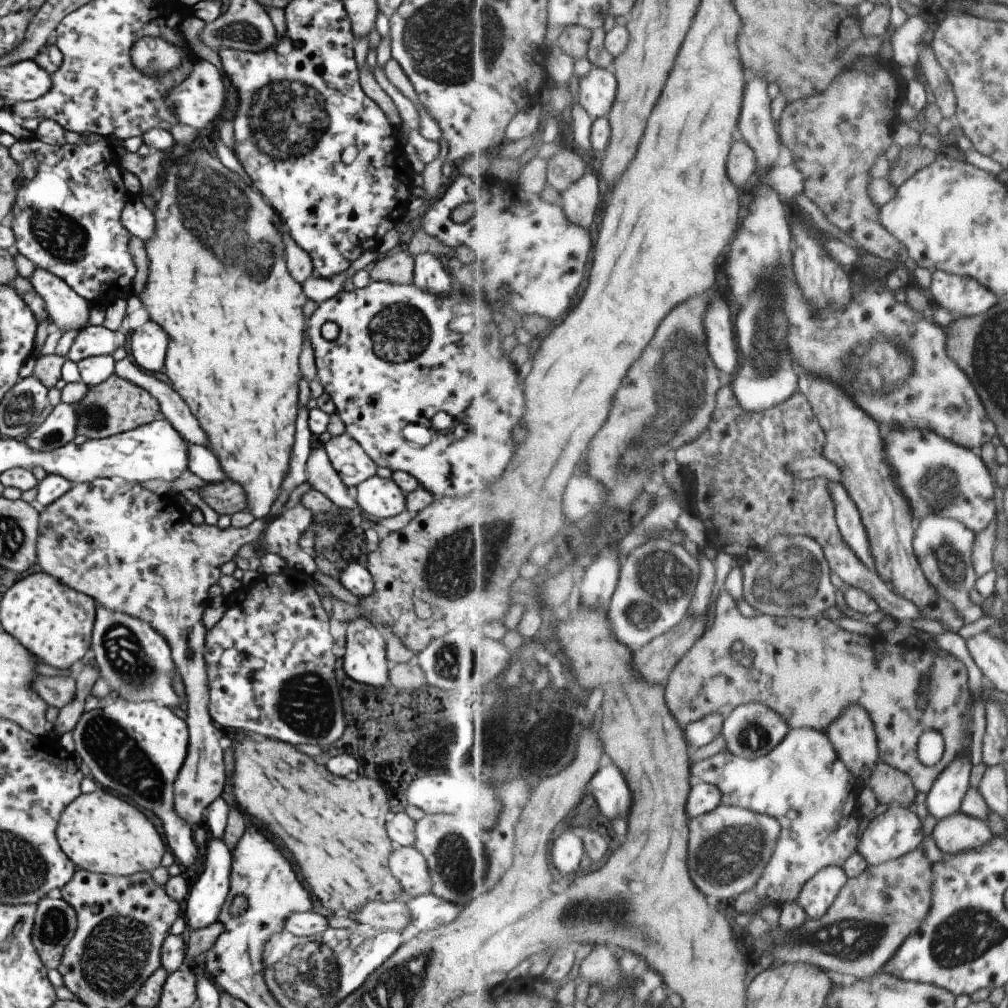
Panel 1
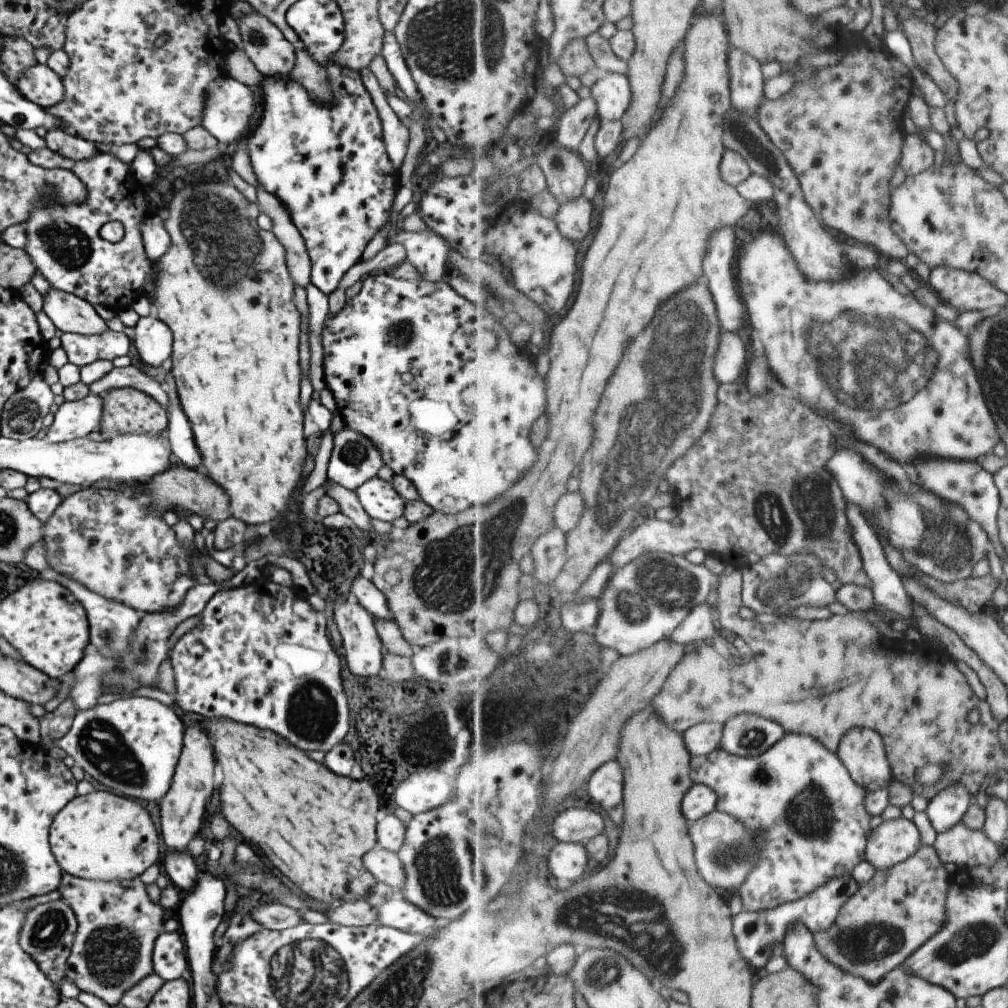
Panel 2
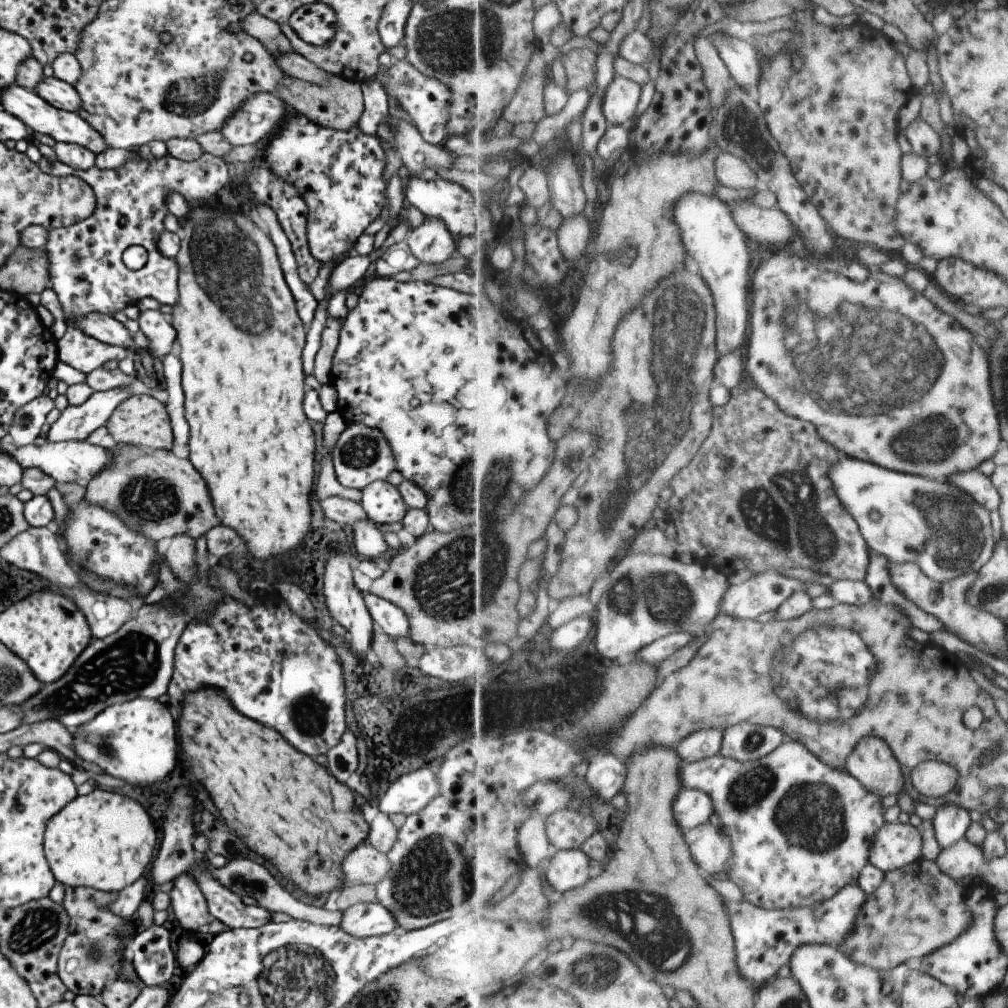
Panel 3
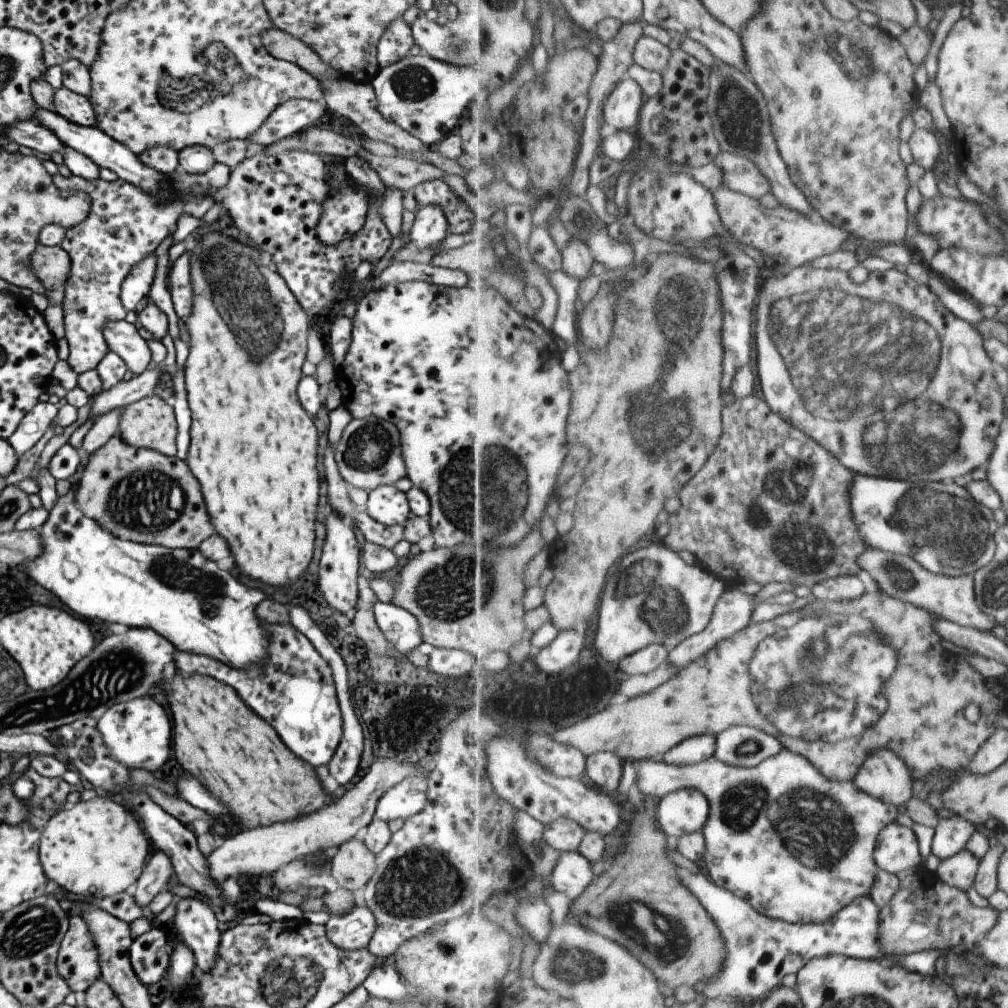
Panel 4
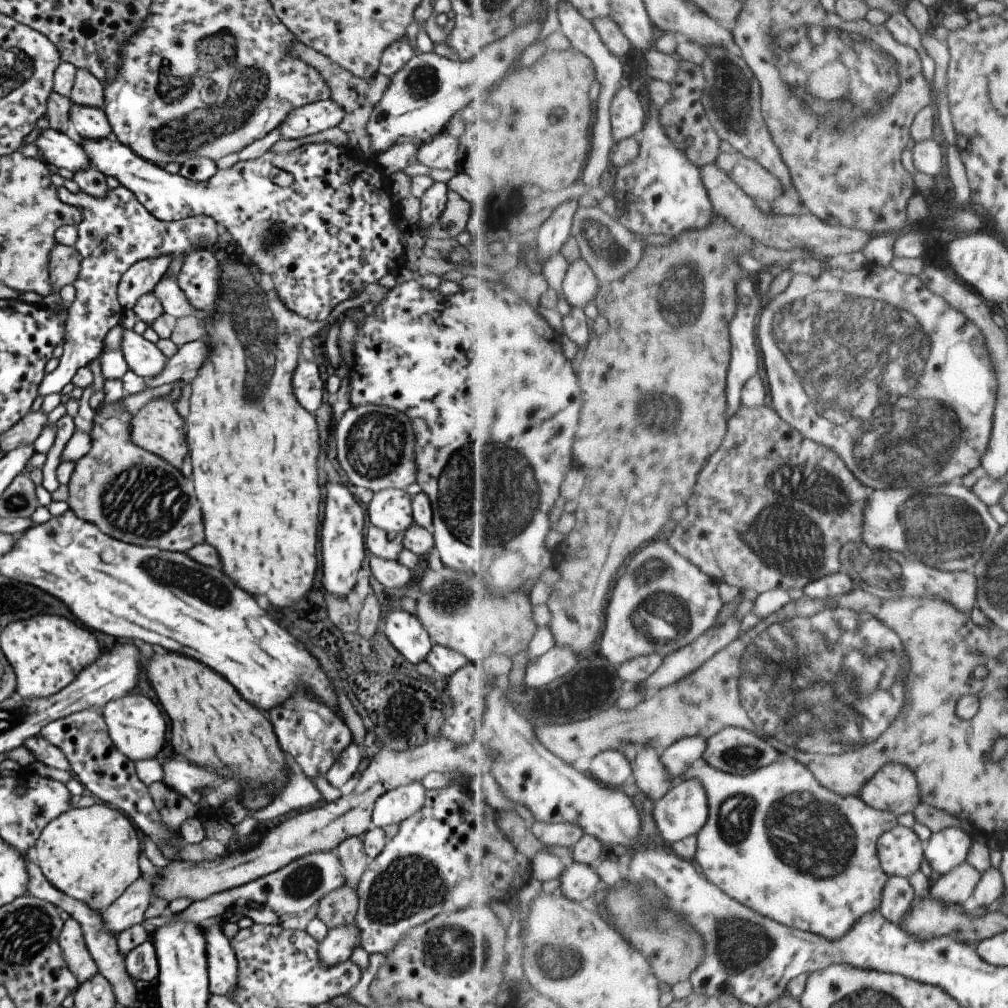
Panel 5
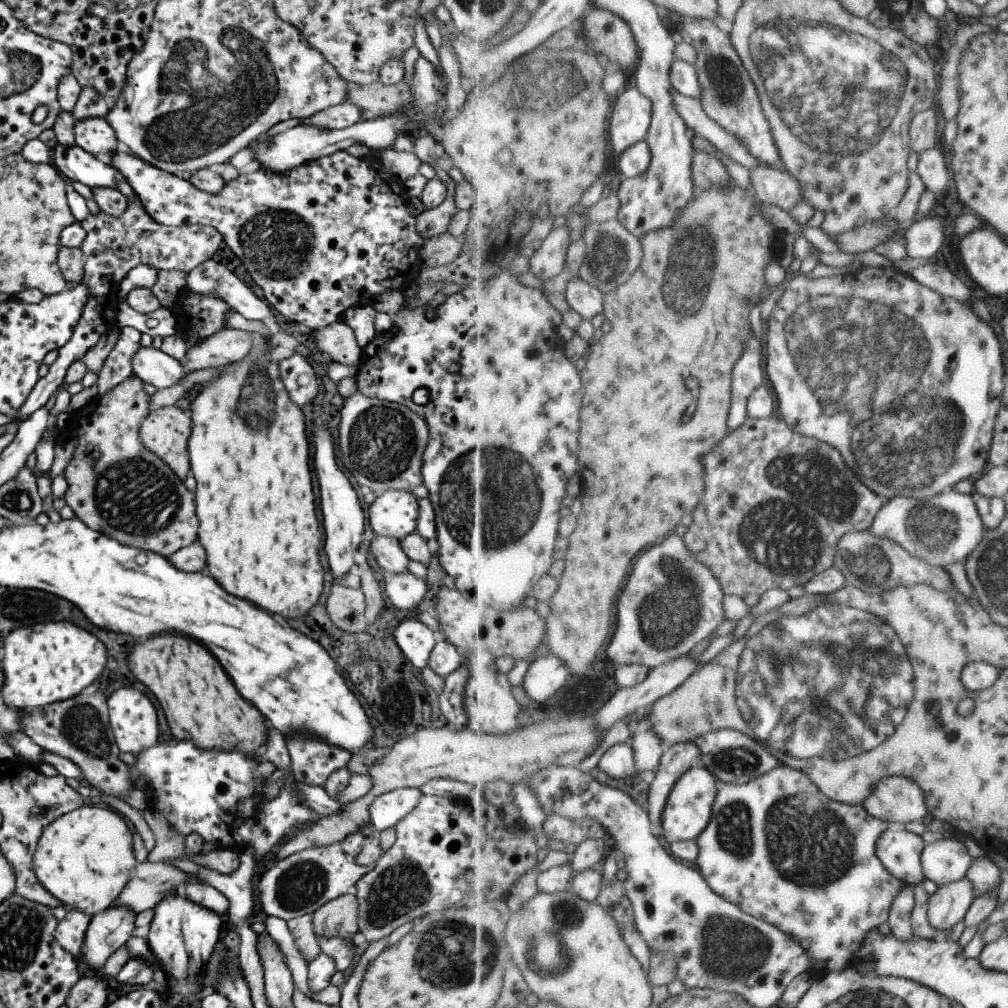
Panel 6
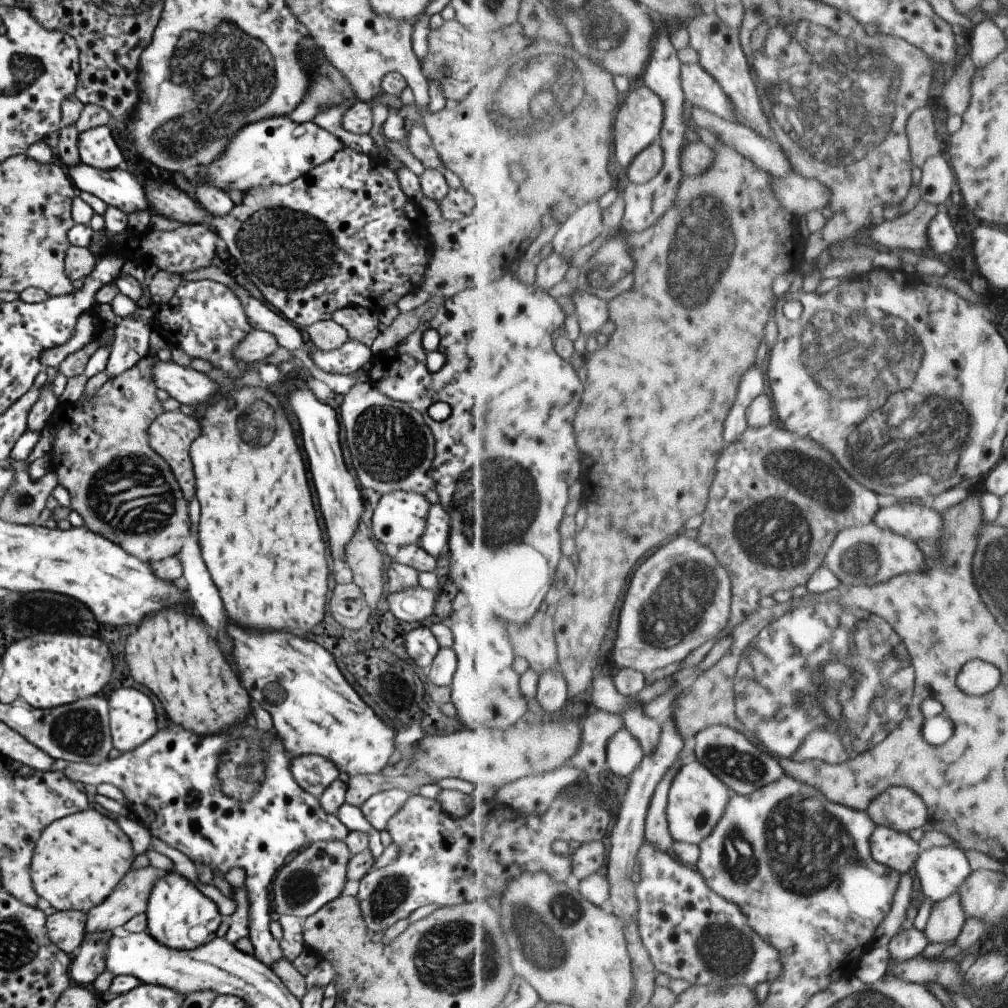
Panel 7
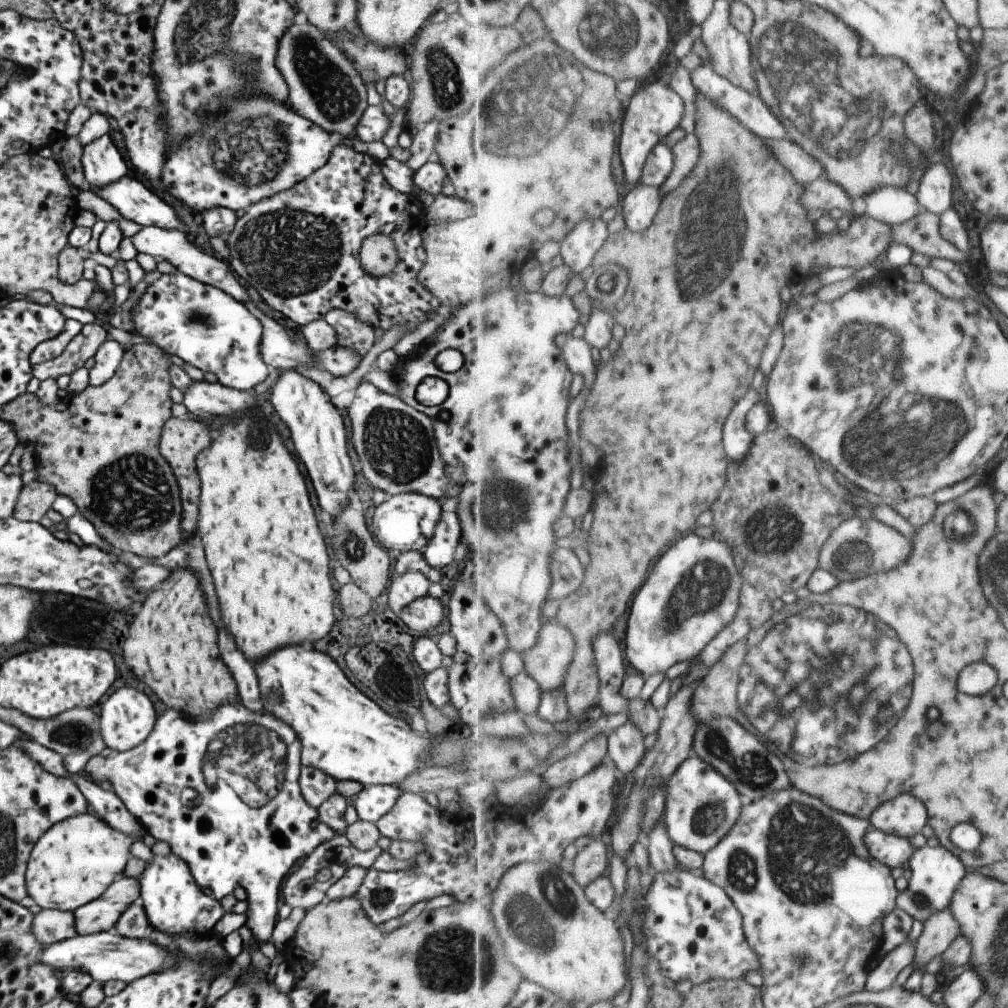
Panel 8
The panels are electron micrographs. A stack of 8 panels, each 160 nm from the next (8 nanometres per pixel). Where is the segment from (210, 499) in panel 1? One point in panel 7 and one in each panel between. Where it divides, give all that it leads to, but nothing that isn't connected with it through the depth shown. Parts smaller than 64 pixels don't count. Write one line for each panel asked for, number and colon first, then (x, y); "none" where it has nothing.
2: (181, 490)
3: (156, 494)
4: (144, 497)
5: (134, 496)
6: (113, 483)
7: (116, 482)

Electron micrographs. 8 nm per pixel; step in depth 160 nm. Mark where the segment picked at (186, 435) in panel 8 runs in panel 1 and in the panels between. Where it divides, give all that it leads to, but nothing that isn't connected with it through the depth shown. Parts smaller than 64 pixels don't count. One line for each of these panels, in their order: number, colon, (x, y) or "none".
1: (115, 406)
2: (125, 411)
3: (141, 421)
4: (149, 425)
5: (155, 427)
6: (164, 431)
7: (170, 434)

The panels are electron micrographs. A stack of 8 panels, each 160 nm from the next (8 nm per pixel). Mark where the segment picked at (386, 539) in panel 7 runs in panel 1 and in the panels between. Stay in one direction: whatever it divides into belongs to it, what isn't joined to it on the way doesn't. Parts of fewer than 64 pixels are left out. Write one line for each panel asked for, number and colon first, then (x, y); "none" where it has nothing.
1: (379, 497)
2: (379, 501)
3: (381, 502)
4: (386, 505)
5: (389, 509)
6: (393, 513)

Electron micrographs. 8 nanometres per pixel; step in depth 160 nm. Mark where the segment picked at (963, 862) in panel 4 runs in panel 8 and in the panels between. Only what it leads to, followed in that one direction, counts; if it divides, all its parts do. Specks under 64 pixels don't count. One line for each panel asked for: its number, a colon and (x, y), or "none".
5: (955, 887)
6: (949, 904)
7: (946, 921)
8: (940, 931)

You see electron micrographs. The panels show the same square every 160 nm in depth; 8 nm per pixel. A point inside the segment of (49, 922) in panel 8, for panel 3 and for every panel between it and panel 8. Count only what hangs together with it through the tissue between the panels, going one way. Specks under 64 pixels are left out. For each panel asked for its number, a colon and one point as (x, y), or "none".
3: (88, 959)
4: (76, 961)
5: (78, 961)
6: (69, 932)
7: (65, 929)

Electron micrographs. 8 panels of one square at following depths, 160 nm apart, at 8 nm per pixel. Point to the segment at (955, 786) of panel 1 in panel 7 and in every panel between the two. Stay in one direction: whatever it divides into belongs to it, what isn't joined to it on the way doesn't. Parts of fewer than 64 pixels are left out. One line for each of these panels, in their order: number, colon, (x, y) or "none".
2: (945, 811)
3: (951, 823)
4: (953, 835)
5: (945, 850)
6: (945, 861)
7: (941, 871)

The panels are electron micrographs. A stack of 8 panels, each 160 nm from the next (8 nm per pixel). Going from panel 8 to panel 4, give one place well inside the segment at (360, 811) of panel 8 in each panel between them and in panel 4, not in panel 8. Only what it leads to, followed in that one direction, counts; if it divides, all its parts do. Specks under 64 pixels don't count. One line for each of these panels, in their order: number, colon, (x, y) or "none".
4: (407, 798)
5: (393, 806)
6: (386, 810)
7: (377, 809)

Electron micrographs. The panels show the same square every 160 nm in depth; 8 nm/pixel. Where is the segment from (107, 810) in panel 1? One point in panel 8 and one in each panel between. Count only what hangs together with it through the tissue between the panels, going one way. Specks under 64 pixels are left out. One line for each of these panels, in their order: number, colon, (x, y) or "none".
2: (103, 837)
3: (103, 841)
4: (95, 848)
5: (91, 853)
6: (84, 858)
7: (78, 859)
8: (72, 863)

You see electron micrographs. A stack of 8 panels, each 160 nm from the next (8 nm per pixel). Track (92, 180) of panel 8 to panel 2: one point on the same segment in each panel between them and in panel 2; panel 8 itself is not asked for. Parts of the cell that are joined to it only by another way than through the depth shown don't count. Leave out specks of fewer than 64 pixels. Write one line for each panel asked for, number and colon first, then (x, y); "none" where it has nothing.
2: (38, 84)
3: (54, 92)
4: (76, 109)
5: (89, 122)
6: (94, 135)
7: (96, 148)

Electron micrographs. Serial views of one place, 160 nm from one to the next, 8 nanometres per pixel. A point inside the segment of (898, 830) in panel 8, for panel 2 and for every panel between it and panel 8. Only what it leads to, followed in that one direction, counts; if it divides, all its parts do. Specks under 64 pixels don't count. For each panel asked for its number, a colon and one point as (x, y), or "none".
2: (863, 751)
3: (874, 763)
4: (885, 776)
5: (895, 788)
6: (897, 799)
7: (902, 808)

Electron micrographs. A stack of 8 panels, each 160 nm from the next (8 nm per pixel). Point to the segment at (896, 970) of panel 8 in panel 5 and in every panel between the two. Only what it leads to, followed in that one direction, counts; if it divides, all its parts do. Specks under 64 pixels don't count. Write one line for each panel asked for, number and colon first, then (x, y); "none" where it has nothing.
5: (899, 893)
6: (900, 920)
7: (907, 943)

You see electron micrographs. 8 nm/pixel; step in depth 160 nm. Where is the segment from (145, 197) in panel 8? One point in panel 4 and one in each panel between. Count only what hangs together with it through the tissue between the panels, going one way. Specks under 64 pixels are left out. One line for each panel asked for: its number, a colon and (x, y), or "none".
4: (28, 133)
5: (58, 151)
6: (74, 164)
7: (119, 188)

